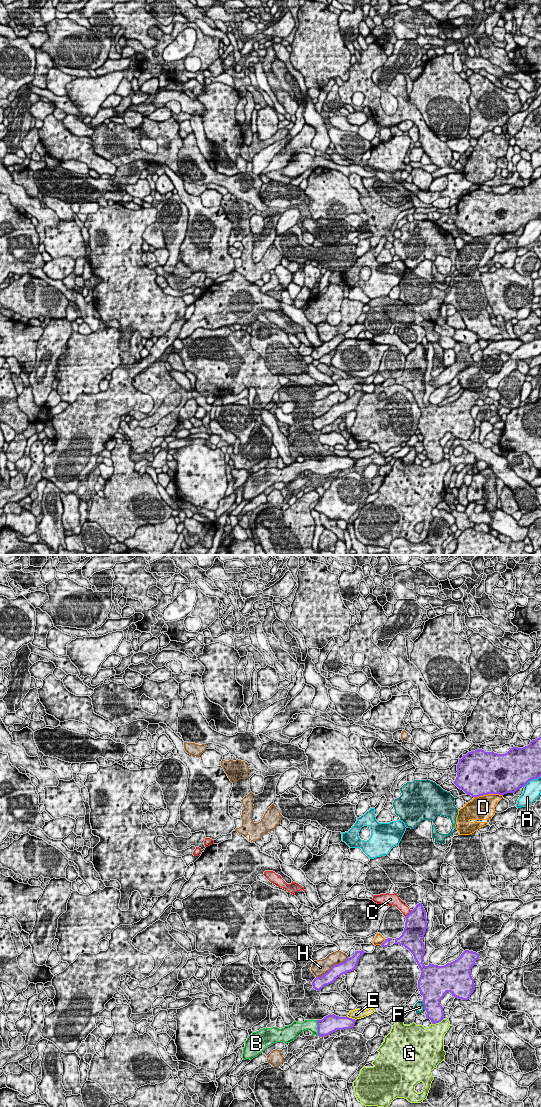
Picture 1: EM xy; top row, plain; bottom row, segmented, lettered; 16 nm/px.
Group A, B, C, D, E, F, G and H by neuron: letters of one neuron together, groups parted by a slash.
A / B / C / D / E / F / G / H

